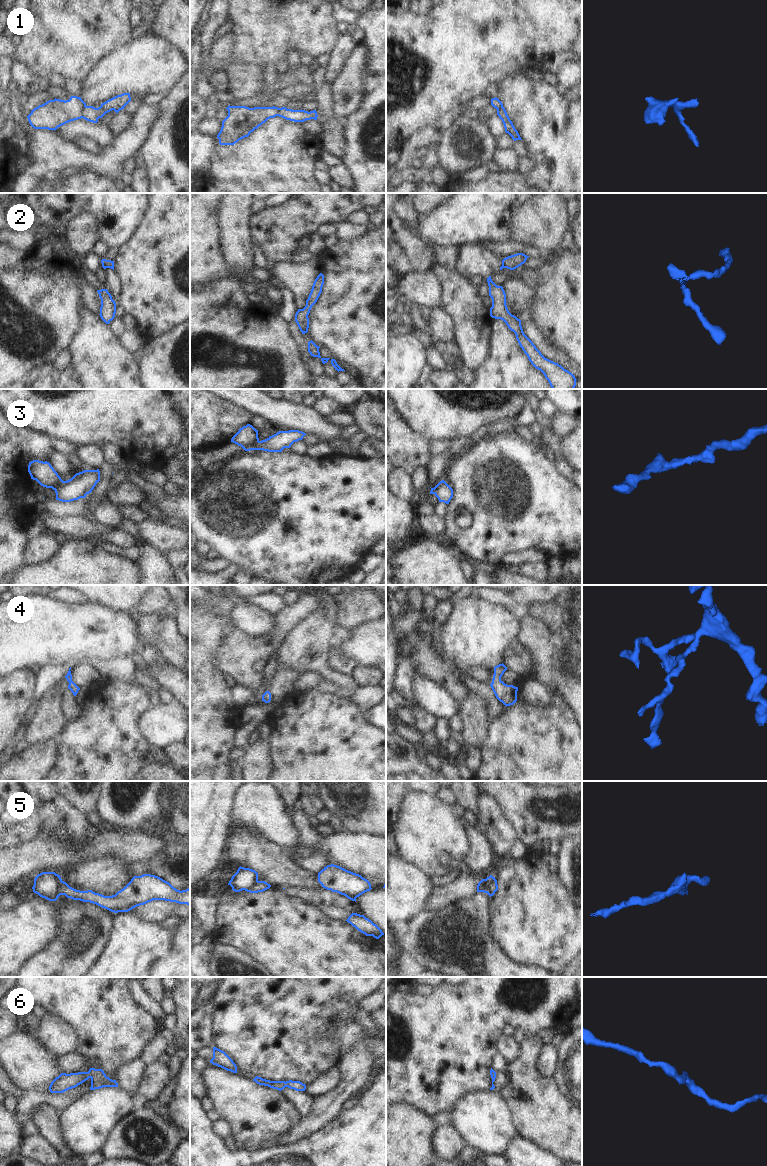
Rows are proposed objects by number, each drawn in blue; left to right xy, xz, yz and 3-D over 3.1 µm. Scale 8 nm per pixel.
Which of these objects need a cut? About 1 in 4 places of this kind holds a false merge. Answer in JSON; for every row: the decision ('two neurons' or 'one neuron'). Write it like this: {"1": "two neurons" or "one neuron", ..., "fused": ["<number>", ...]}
{"1": "two neurons", "2": "two neurons", "3": "two neurons", "4": "one neuron", "5": "two neurons", "6": "one neuron", "fused": ["1", "2", "3", "5"]}

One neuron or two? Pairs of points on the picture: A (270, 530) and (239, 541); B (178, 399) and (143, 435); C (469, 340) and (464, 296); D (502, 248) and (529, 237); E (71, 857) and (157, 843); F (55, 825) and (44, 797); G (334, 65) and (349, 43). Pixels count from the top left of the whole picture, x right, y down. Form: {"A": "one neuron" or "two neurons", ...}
{"A": "one neuron", "B": "two neurons", "C": "one neuron", "D": "two neurons", "E": "one neuron", "F": "one neuron", "G": "one neuron"}

